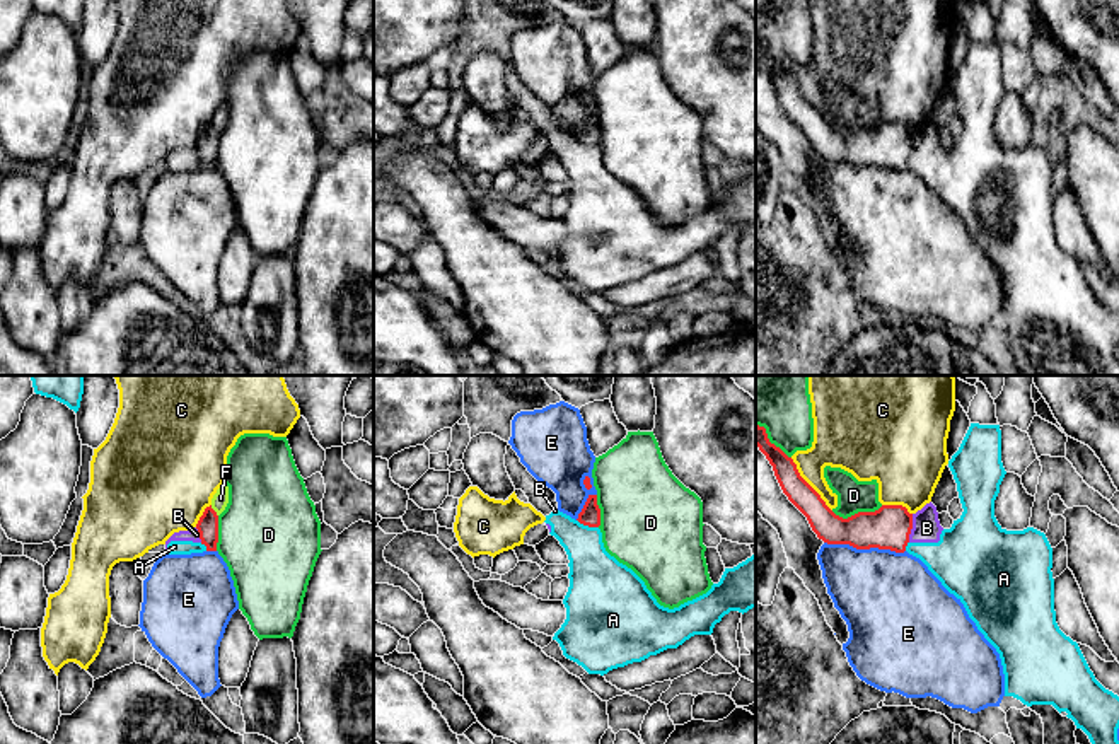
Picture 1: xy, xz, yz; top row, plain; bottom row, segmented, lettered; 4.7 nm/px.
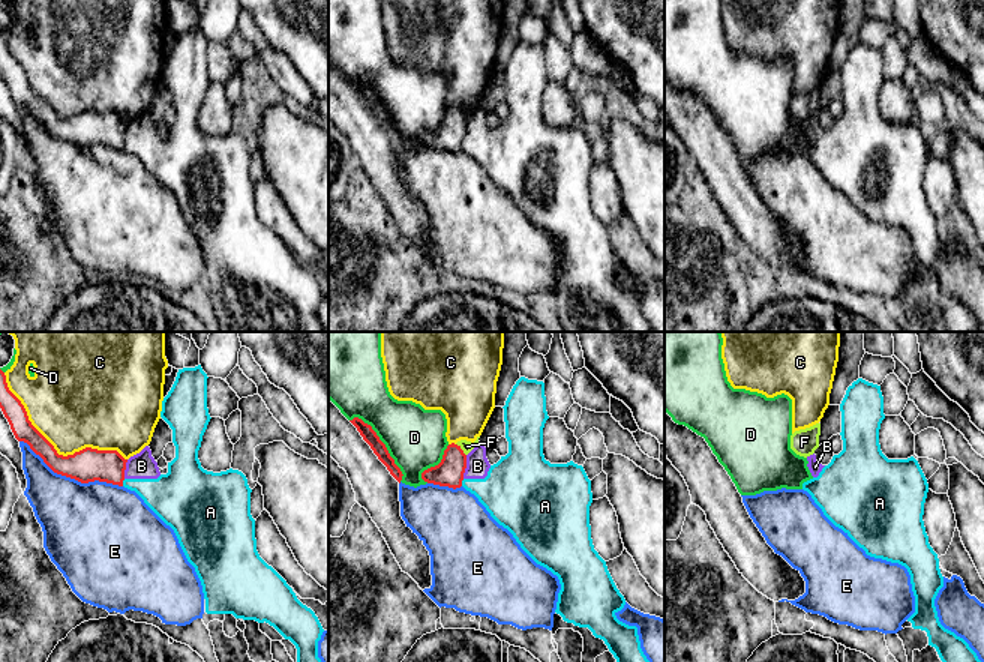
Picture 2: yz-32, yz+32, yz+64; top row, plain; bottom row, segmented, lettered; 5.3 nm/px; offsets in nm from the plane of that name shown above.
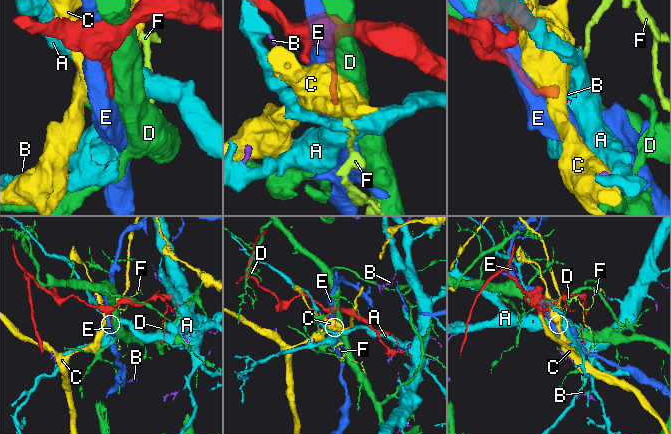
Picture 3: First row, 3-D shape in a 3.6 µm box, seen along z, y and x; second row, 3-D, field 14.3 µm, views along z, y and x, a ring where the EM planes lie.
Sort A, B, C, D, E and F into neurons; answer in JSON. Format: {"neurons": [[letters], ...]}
{"neurons": [["A", "B"], ["C"], ["D"], ["E"], ["F"]]}

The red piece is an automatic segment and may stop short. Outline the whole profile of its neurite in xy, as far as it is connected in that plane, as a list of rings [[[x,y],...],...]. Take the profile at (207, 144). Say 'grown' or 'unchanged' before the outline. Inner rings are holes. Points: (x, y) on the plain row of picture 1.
unchanged; [[[210,125],[205,126],[203,133],[200,135],[196,147],[200,150],[201,162],[206,164],[206,169],[217,169],[218,160],[218,133]]]

